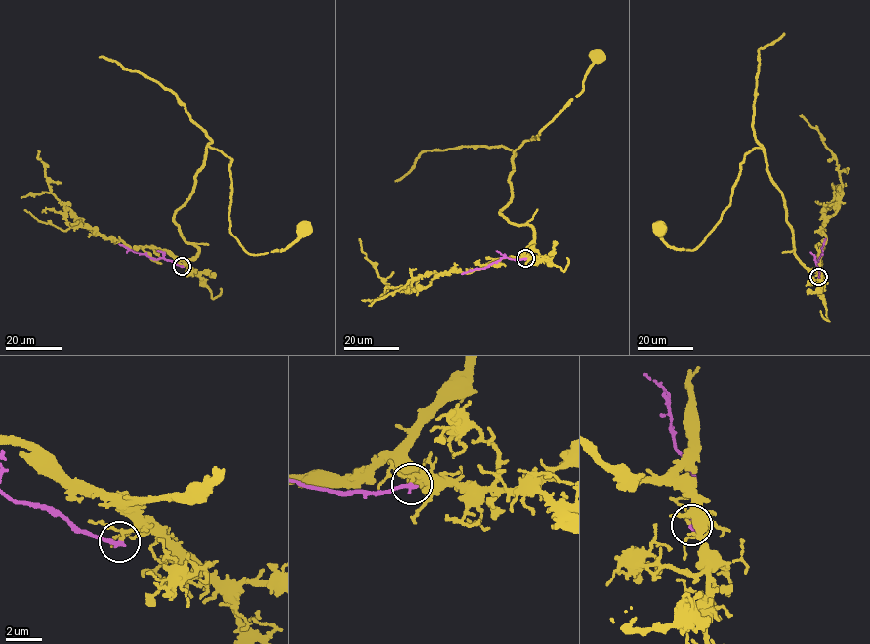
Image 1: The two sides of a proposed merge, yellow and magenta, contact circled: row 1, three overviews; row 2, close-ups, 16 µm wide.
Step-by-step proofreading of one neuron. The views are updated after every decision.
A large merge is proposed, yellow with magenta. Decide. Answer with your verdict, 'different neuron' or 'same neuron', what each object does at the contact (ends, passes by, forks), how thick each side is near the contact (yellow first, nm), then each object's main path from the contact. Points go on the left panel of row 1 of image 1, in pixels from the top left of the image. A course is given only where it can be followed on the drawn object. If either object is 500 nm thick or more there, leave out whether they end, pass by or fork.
different neuron; yellow passes by; magenta ends there; 120 nm thick on the yellow side, 260 nm on the other; yellow runs (182, 266), (198, 249), (174, 213), (207, 147), (231, 159), (230, 233), (247, 252), (281, 251), (306, 230); magenta runs (182, 266), (163, 258), (153, 259), (118, 244)

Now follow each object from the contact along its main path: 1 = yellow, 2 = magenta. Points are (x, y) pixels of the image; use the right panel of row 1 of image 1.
1: (818, 276), (795, 254), (785, 201), (760, 148), (747, 152), (730, 205), (697, 247), (673, 249), (659, 230)
2: (818, 277), (815, 261), (822, 254), (825, 238)

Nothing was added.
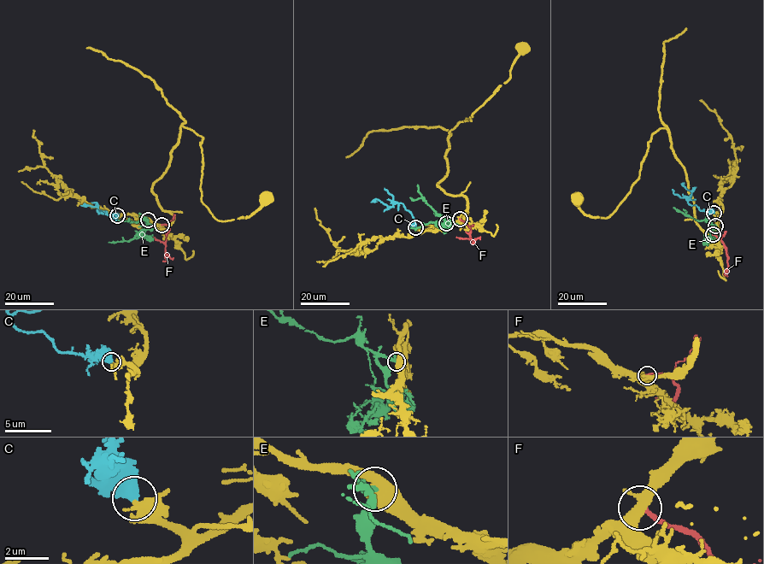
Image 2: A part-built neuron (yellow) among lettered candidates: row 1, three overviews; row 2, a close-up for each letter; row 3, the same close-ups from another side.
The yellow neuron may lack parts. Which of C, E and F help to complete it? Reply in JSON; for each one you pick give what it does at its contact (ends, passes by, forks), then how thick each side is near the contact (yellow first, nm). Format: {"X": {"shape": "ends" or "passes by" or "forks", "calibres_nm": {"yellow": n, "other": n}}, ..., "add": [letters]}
{"C": {"shape": "ends", "calibres_nm": {"yellow": 360, "other": 600}}, "E": {"shape": "ends", "calibres_nm": {"yellow": 600, "other": 280}}, "add": ["C", "E"]}

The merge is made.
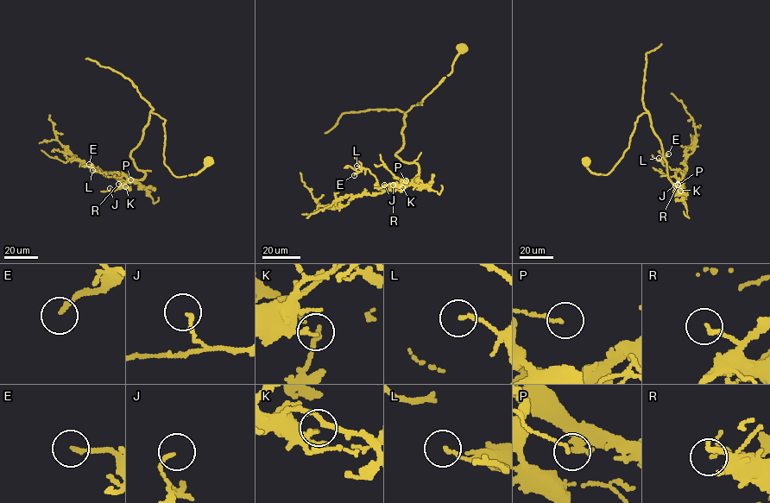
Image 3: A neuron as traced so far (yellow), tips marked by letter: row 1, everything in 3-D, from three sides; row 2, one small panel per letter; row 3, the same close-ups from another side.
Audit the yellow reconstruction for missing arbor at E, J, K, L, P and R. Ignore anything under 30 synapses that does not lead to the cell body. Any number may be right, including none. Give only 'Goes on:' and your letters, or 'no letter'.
Goes on: no letter

